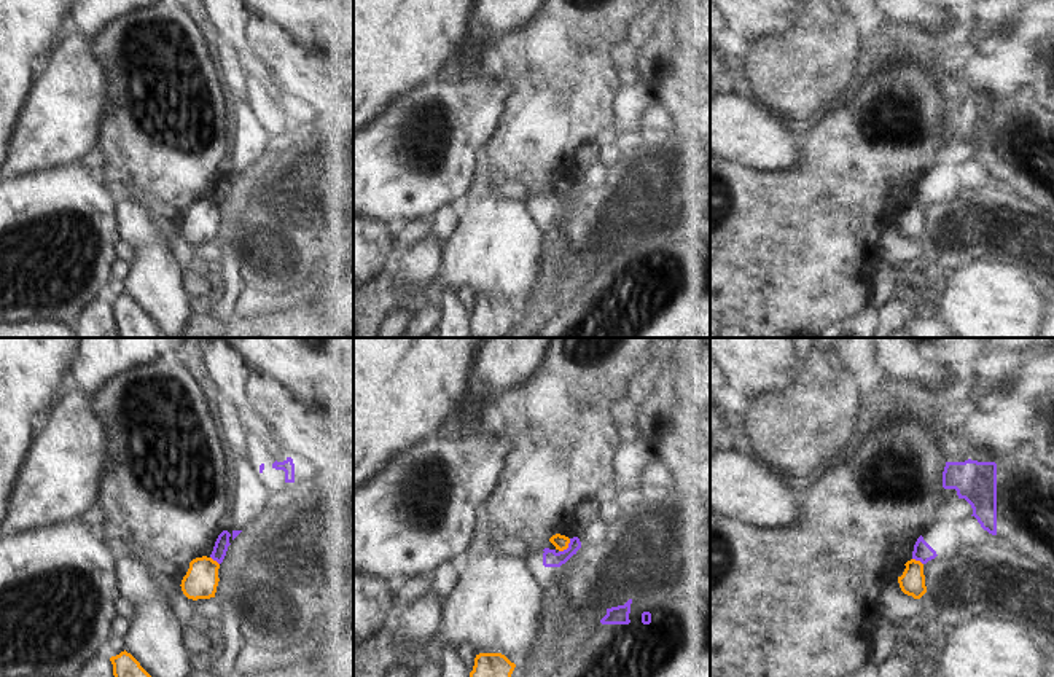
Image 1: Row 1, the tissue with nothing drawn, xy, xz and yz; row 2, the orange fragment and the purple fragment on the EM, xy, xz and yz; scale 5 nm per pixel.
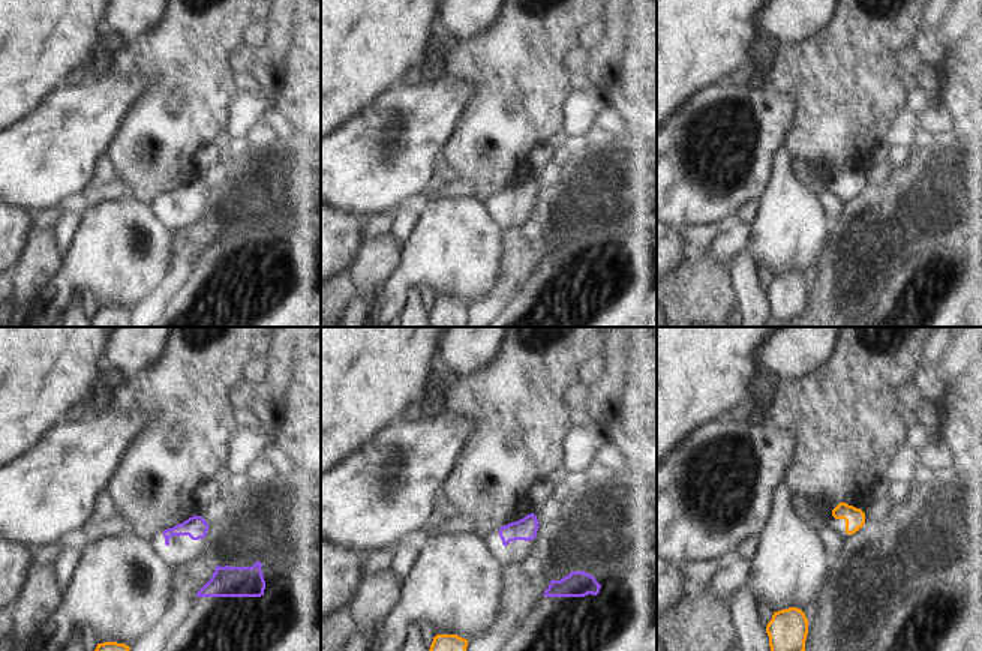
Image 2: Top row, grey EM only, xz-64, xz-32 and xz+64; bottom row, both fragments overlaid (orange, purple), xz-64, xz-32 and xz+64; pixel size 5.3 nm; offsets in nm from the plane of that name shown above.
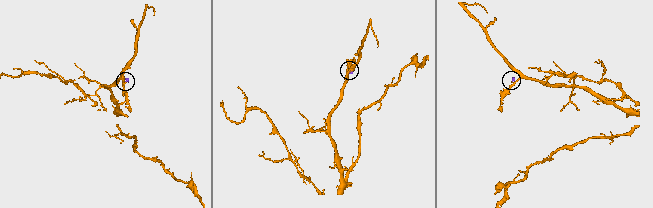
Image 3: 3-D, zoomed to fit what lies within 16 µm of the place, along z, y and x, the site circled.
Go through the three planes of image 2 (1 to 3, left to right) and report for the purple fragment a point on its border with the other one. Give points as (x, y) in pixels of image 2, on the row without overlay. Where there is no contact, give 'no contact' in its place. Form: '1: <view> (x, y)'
1: no contact
2: no contact
3: no contact

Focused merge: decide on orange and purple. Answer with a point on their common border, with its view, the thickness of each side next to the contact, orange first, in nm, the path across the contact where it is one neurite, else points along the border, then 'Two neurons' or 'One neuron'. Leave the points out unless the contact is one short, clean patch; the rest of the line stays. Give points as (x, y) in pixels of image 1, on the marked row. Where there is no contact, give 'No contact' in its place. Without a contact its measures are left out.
Touches orange at xz (567, 547). Thickness 80 nm (orange) against 80 nm. Boundary: xz (570, 539), (569, 545), (559, 551). Two neurons

